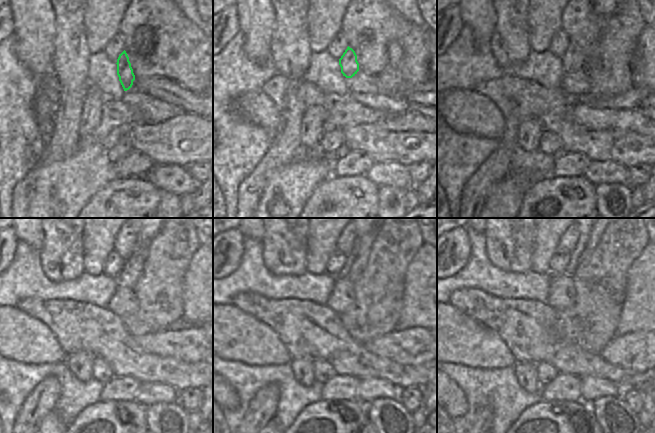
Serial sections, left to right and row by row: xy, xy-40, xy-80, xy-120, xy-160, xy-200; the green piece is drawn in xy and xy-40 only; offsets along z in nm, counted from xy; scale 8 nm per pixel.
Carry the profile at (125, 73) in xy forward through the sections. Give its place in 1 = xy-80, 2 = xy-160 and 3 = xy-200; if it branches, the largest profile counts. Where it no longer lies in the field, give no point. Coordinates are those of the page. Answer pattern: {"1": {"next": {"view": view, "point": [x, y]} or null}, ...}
{"1": {"next": {"view": "xy-80", "point": [573, 59]}}, "2": {"next": {"view": "xy-160", "point": [360, 261]}}, "3": {"next": {"view": "xy-200", "point": [593, 238]}}}

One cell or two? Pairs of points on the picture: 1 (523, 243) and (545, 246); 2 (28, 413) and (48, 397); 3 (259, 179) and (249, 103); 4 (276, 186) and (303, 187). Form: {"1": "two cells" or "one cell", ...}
{"1": "two cells", "2": "one cell", "3": "two cells", "4": "one cell"}

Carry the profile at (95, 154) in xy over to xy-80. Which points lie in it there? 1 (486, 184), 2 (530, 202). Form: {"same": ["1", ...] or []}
{"same": []}

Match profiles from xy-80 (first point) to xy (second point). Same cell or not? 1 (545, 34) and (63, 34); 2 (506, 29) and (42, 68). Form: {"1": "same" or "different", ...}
{"1": "different", "2": "different"}

